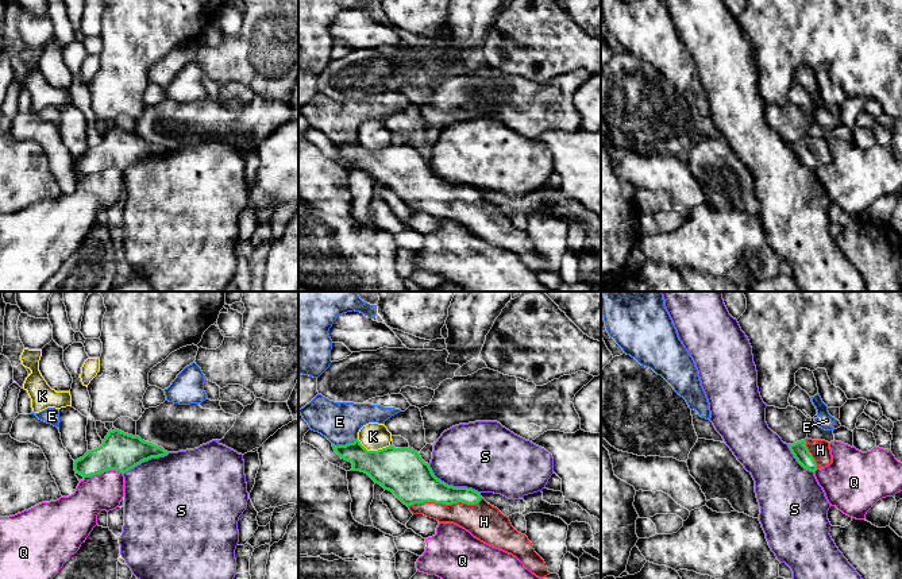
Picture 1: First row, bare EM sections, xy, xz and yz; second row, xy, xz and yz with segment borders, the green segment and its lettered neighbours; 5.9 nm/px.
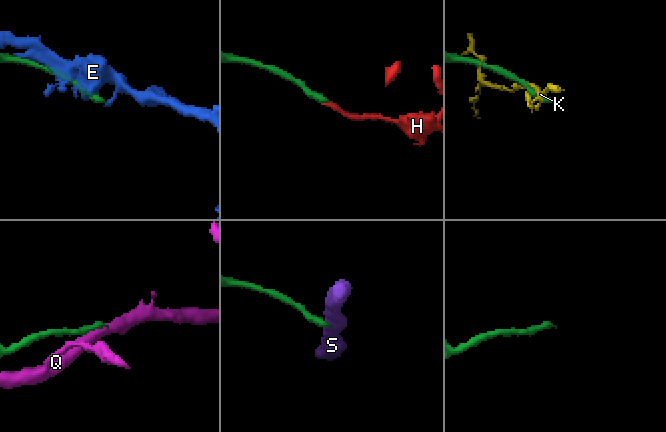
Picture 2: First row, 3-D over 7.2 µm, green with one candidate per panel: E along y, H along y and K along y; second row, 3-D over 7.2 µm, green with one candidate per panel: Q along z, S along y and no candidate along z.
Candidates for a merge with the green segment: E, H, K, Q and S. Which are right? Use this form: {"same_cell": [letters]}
{"same_cell": ["H"]}

